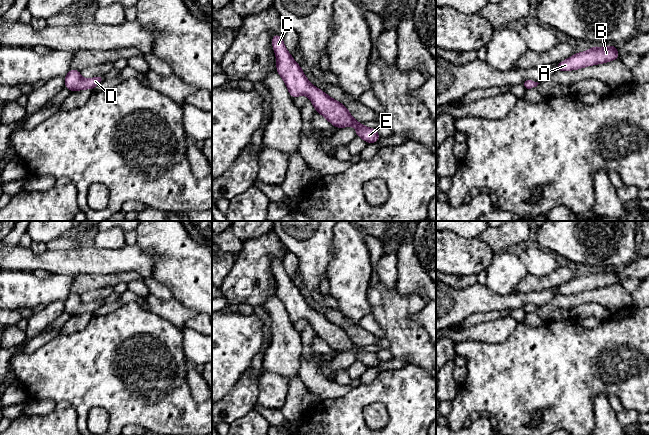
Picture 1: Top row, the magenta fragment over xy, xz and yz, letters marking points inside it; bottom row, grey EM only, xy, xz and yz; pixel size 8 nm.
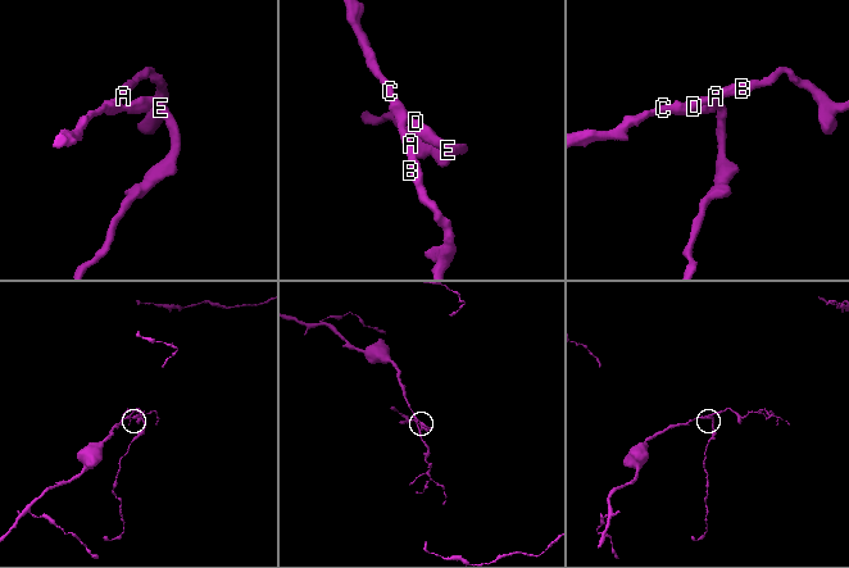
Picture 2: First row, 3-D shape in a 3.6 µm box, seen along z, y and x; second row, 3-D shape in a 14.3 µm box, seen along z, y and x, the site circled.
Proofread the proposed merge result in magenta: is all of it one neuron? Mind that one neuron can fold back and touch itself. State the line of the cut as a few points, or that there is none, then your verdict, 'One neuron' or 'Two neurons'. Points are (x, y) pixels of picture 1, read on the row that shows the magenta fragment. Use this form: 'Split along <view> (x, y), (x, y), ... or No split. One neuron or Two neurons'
No split. One neuron

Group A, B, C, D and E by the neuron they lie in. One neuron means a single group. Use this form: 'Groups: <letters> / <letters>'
Groups: A B C D E

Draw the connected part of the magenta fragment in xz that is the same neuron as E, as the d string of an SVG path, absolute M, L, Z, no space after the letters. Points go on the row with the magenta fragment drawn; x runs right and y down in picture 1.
M274 34L272 45L277 58L276 70L284 80L292 98L300 95L308 96L315 111L323 115L333 126L338 129L355 126L356 136L369 144L373 144L381 138L376 129L364 127L362 123L350 115L349 110L342 103L334 100L308 81L301 66L294 61L292 55L286 50L282 36Z

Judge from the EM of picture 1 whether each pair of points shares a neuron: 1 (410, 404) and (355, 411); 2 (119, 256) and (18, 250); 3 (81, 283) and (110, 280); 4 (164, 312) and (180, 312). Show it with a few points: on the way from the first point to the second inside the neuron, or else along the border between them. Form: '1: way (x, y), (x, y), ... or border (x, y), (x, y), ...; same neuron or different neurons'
1: way (396, 396), (367, 397); same neuron
2: way (94, 260), (43, 260); same neuron
3: way (88, 282), (103, 281); same neuron
4: way (168, 312), (176, 312); same neuron

